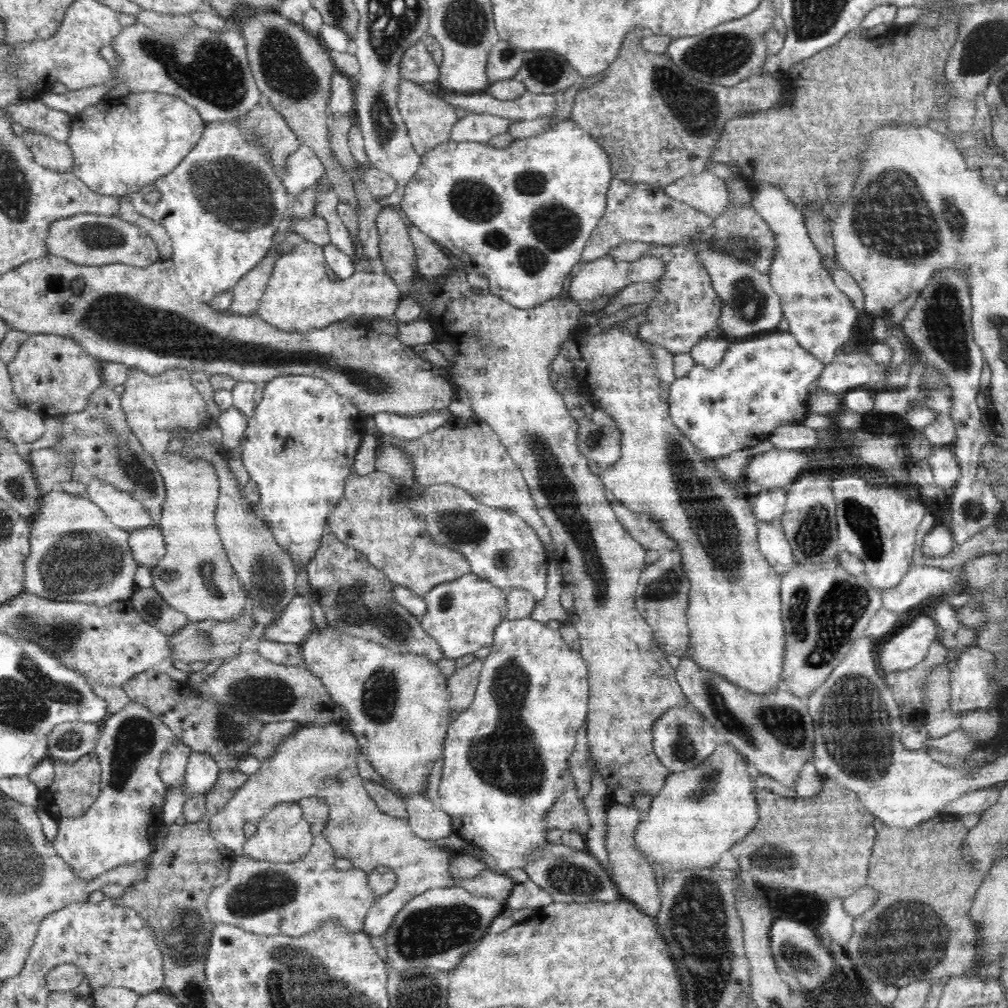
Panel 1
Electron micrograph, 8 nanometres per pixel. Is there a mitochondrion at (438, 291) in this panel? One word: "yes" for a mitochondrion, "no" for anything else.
no

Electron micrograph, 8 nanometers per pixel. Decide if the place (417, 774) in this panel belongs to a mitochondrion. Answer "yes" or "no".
no

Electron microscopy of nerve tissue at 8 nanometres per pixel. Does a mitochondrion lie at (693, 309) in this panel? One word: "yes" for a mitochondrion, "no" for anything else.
no

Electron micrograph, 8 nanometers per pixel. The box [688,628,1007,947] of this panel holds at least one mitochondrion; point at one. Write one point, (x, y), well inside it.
(858, 737)

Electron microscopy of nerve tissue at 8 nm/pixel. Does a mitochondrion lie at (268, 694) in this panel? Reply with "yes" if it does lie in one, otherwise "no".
yes

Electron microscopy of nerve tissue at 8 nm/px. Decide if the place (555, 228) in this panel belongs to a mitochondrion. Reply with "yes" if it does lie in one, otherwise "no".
yes

